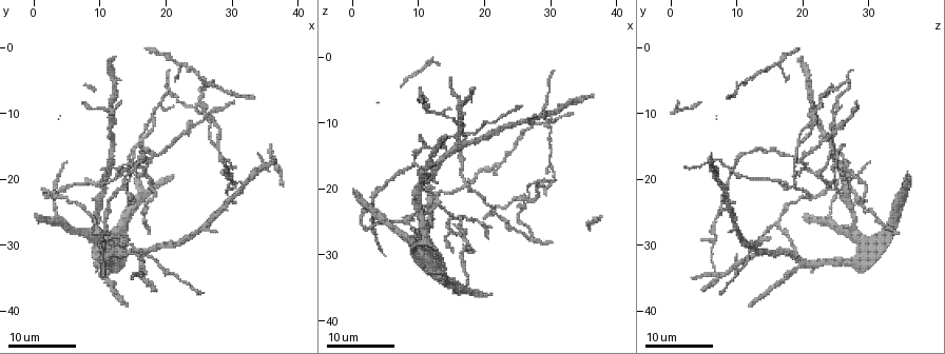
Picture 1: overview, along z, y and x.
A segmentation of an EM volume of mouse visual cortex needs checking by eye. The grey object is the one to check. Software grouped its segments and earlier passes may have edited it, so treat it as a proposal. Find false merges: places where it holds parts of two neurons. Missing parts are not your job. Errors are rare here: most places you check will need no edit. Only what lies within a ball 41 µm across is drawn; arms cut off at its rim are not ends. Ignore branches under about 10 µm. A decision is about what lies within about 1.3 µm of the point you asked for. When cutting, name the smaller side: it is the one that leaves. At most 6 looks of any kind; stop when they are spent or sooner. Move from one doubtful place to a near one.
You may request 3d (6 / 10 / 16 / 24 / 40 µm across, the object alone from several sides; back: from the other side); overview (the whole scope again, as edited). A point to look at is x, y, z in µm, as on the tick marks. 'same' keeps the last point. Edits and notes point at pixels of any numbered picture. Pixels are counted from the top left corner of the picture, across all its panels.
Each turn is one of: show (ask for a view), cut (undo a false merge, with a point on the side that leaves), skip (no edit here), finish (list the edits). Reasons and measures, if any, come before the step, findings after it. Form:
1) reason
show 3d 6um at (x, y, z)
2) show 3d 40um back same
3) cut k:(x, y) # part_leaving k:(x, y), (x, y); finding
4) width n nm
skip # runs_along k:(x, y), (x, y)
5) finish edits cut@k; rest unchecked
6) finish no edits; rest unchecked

four arms meet
show 3d 16um at (26.0, 10.0, 22.0)

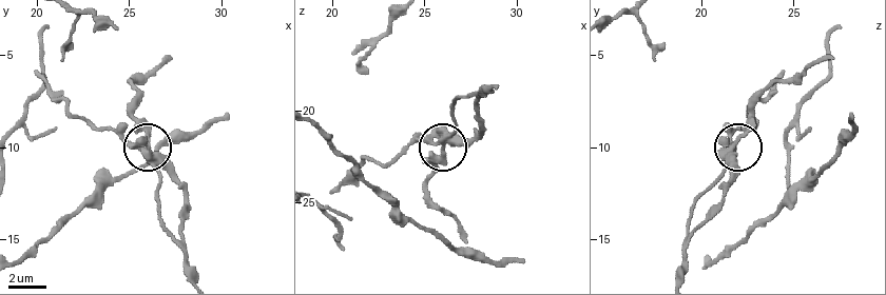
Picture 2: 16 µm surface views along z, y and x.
show 3d 10um at (26.0, 9.9, 21.9)

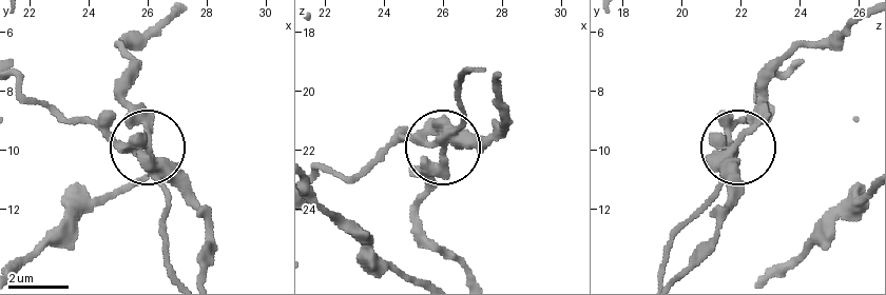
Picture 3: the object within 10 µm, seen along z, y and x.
arms 4
skip # all the same neuron

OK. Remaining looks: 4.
sudden change in width
show 3d 16um at (28.0, 15.0, 19.0)

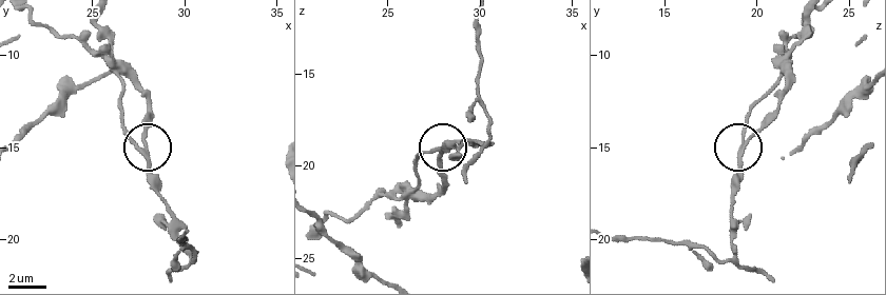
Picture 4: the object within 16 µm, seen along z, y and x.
zoom in
show 3d 10um at (27.8, 15.4, 19.0)

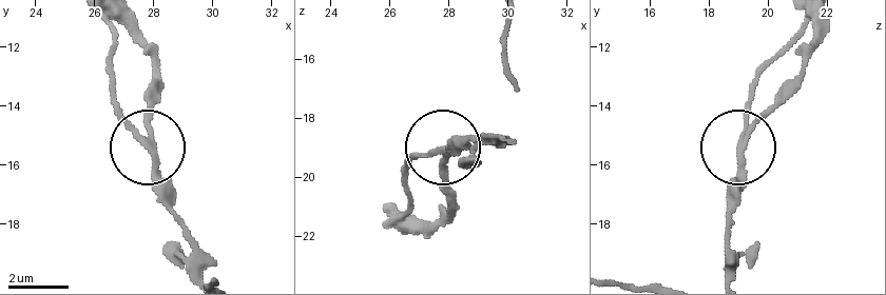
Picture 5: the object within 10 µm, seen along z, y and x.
show 3d 6um at (27.8, 15.4, 19.1)

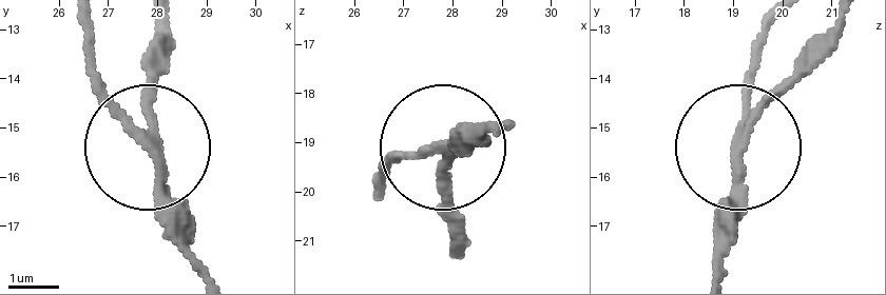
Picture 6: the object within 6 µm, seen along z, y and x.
arms 3
skip # one neuron here

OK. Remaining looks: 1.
finish no edits; rest unchecked

